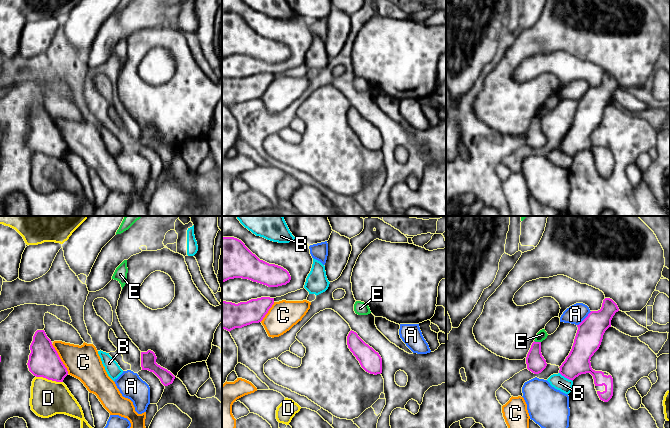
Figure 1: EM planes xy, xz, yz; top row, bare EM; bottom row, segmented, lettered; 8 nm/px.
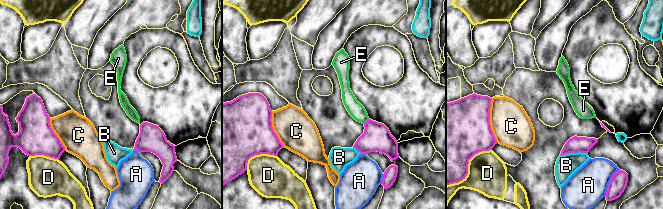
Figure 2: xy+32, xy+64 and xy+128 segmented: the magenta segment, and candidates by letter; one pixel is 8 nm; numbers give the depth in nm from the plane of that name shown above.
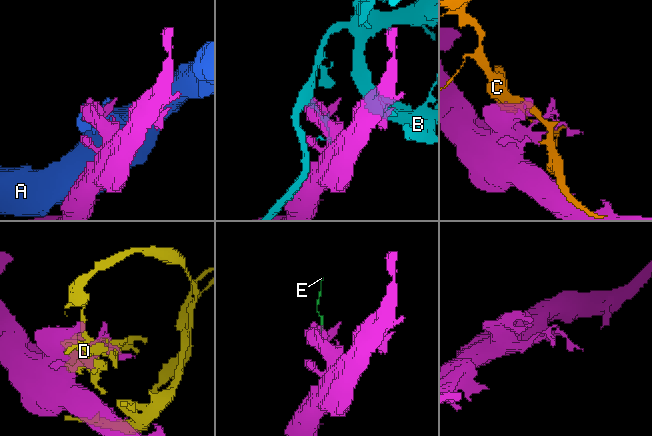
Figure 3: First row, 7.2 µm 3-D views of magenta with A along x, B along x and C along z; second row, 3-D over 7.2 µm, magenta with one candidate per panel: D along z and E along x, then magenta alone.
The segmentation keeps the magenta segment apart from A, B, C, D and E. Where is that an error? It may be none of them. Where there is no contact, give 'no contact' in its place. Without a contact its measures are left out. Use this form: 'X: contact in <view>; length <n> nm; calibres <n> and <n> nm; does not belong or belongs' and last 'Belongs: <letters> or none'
A: contact in yz; length 170 nm; calibres 220 and 160 nm; does not belong
B: contact in yz; length 130 nm; calibres 190 and 120 nm; does not belong
C: contact in xy; length 280 nm; calibres 260 and 280 nm; does not belong
D: contact in xy; length 220 nm; calibres 260 and 280 nm; does not belong
E: contact in yz; length 60 nm; calibres 150 and 80 nm; does not belong
Belongs: none

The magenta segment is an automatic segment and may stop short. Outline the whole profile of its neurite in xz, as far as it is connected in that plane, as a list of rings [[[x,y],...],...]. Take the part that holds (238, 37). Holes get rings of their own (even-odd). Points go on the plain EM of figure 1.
[[[222,13],[222,59],[234,54],[248,55],[268,63],[290,58],[289,48],[281,42],[260,36],[234,13]]]

